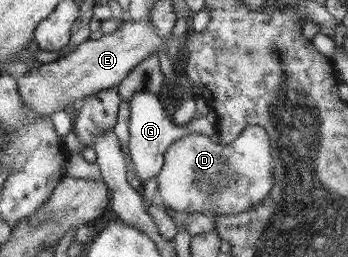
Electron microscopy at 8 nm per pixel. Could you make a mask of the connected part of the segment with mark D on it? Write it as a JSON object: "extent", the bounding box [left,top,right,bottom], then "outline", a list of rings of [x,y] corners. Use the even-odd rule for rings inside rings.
{"extent":[155,125,272,218],"outline":[[[246,125],[230,144],[218,144],[215,137],[204,134],[187,134],[174,140],[166,148],[160,172],[155,176],[161,206],[211,218],[245,212],[257,206],[272,188],[272,154],[265,129],[258,125]]]}

